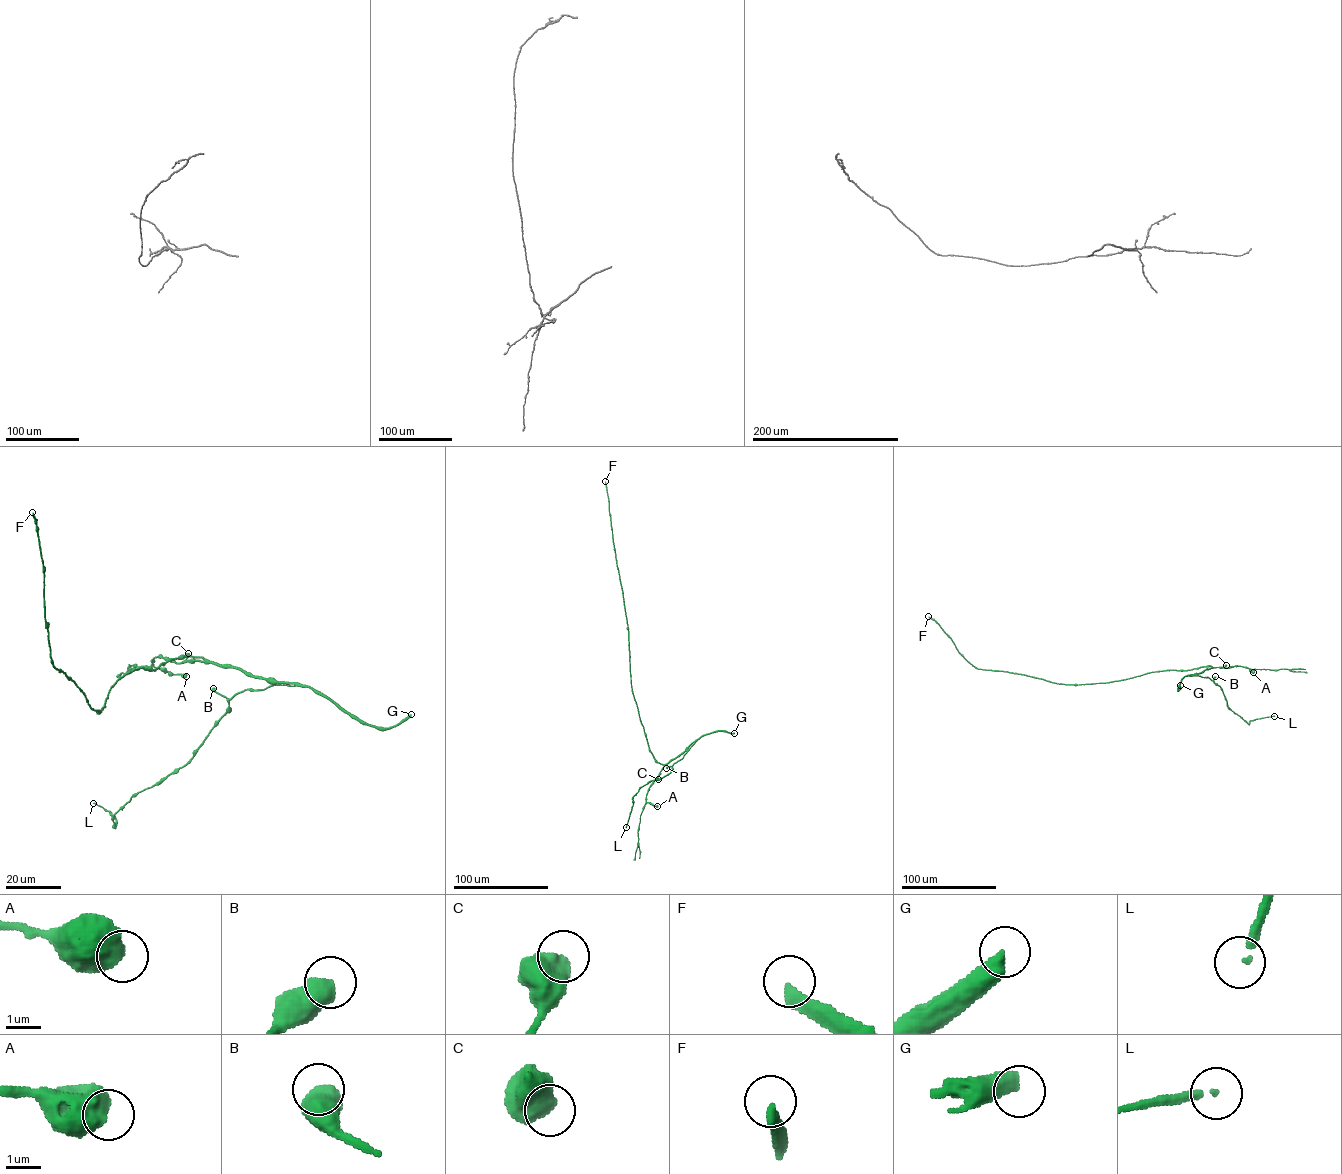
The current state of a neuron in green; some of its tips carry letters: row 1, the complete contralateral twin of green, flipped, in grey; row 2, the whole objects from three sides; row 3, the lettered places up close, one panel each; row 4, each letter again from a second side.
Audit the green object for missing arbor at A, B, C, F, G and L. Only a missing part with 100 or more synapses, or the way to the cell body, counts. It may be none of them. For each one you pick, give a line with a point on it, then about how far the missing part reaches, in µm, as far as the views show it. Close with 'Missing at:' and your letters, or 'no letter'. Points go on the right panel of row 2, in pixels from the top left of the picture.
F: at (928, 616); about 200 µm are missing
Missing at: F

